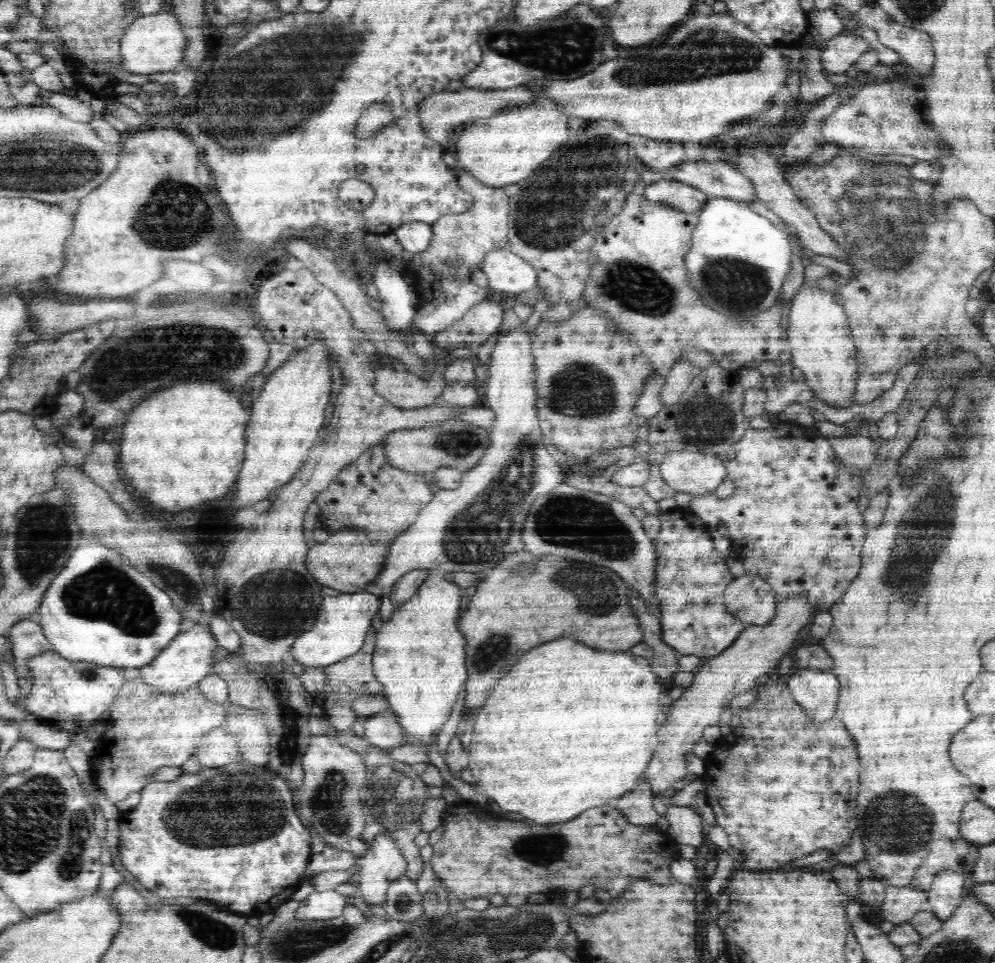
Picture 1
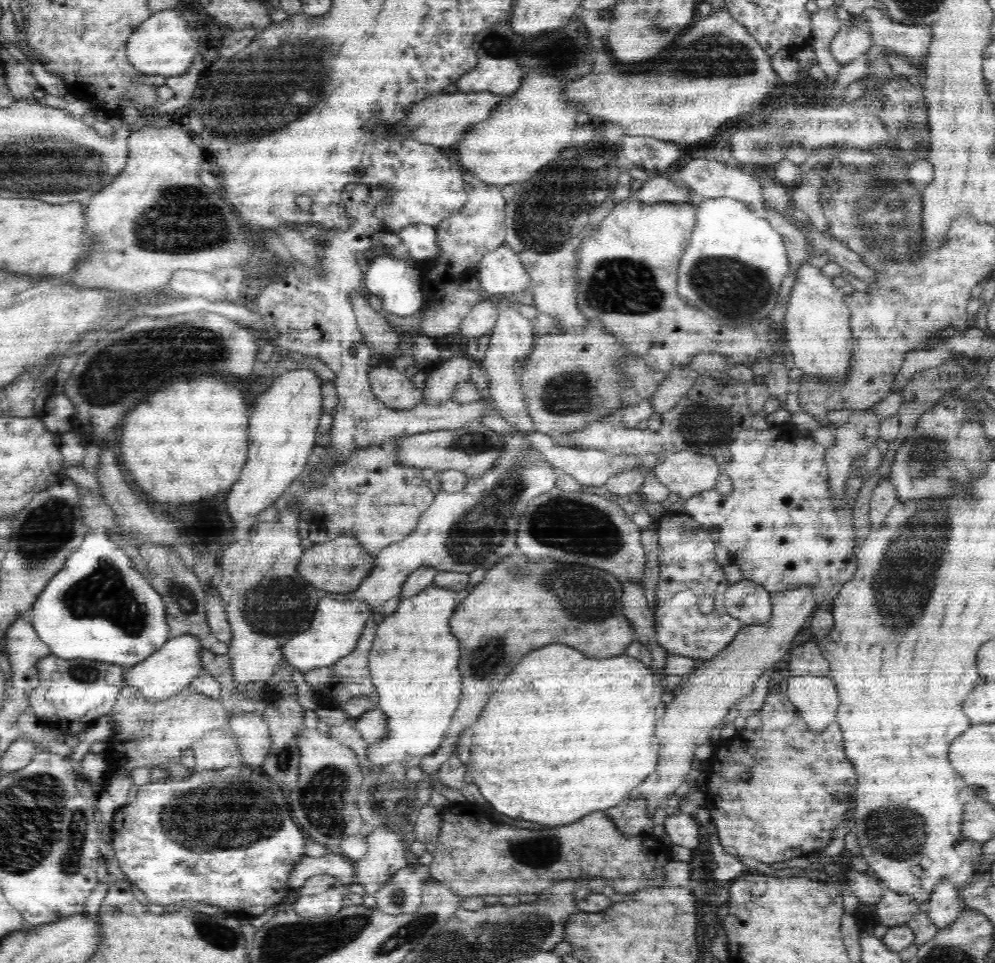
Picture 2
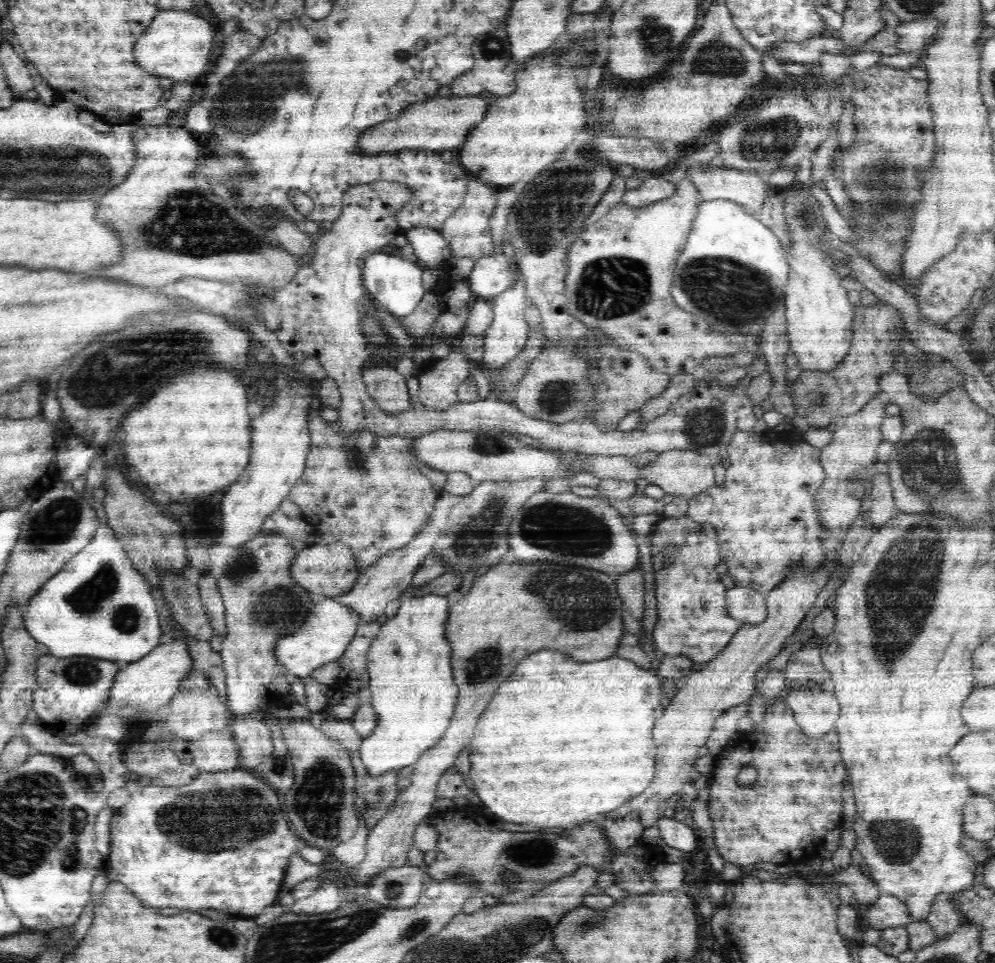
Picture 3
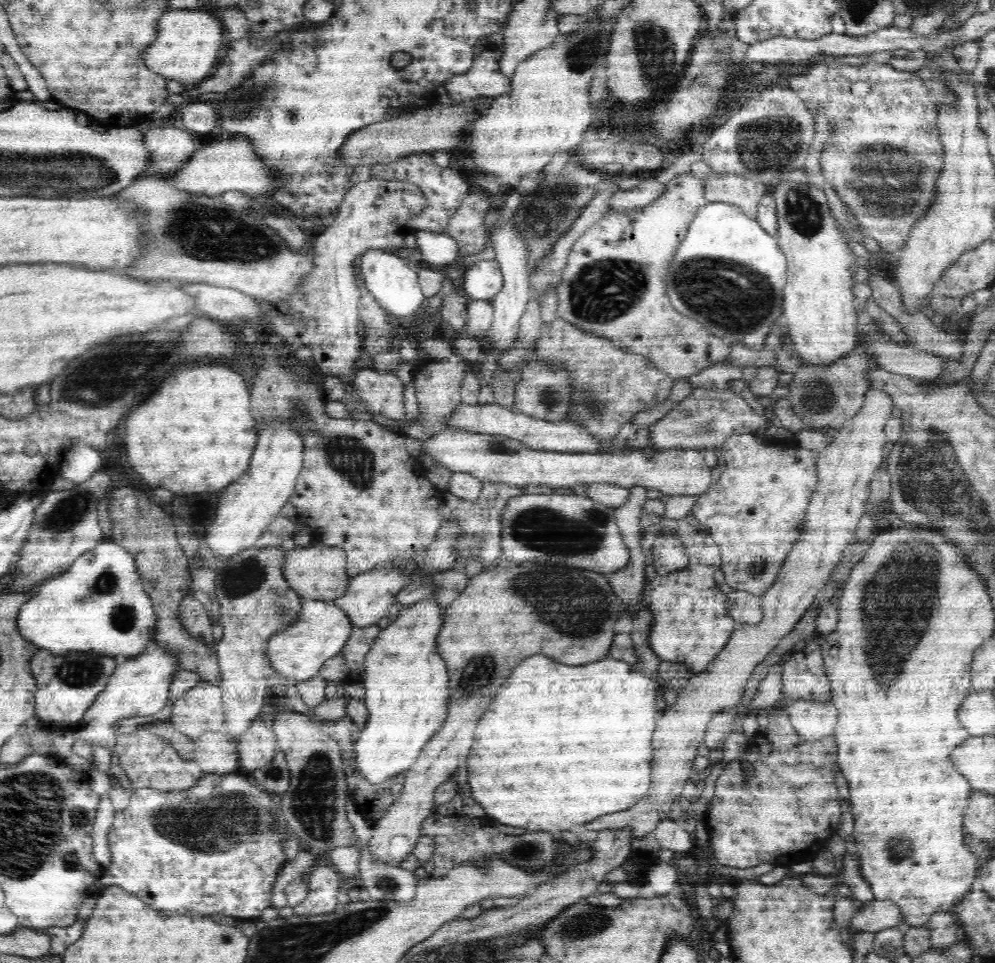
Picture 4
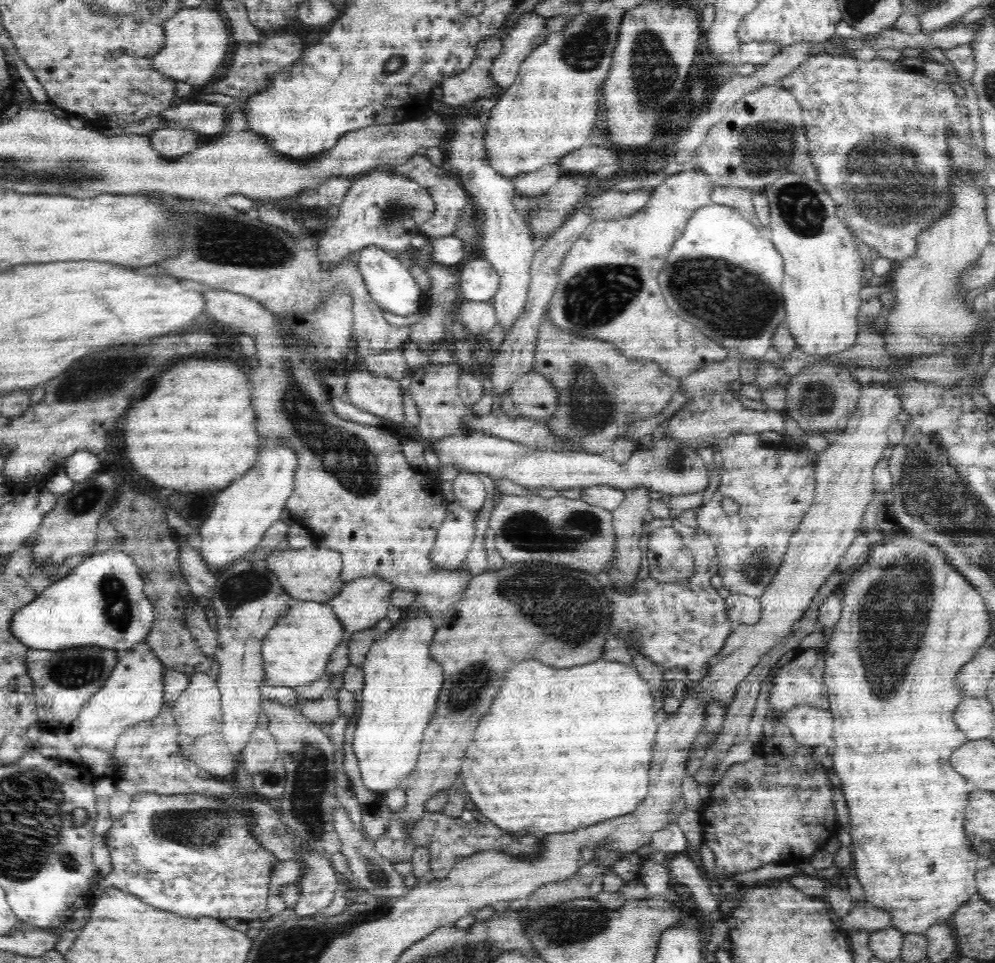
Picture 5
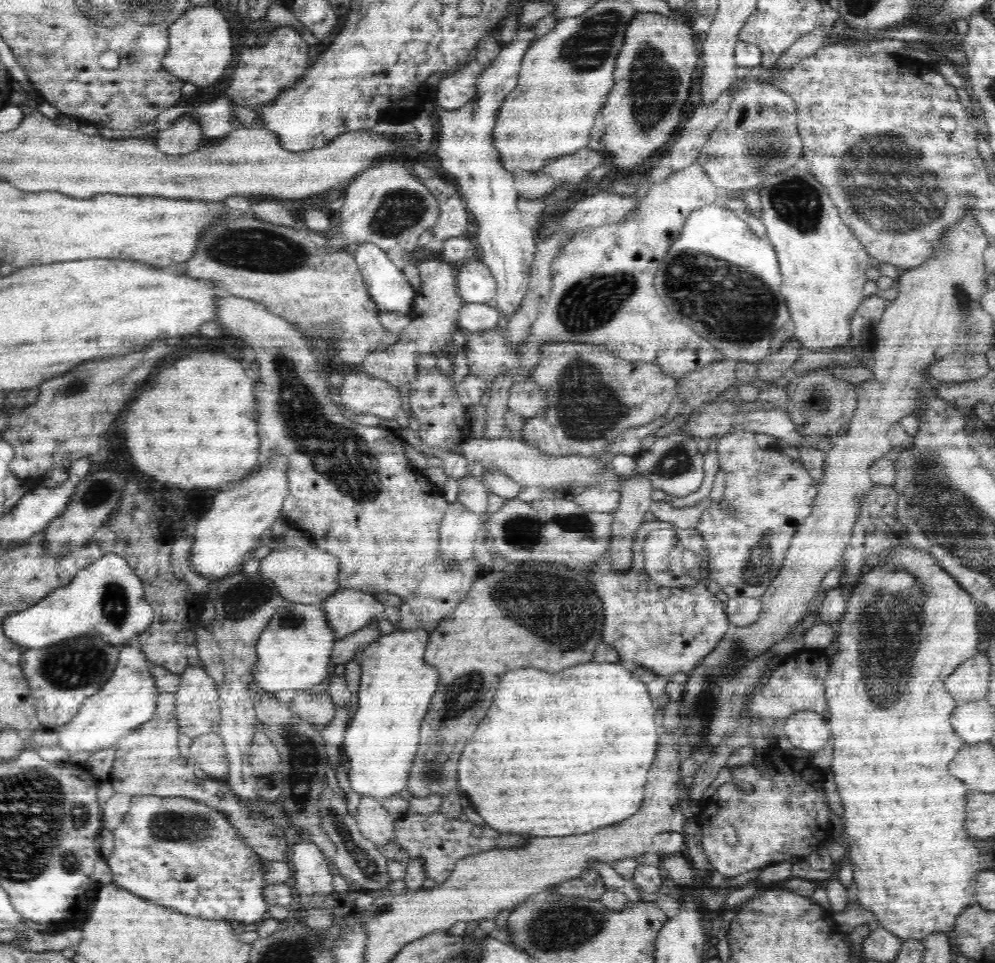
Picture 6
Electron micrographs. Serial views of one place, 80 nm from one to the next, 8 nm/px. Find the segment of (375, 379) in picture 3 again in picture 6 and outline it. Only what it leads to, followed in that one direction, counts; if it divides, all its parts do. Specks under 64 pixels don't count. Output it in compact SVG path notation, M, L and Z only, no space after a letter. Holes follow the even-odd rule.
M354 369L345 375L338 393L341 404L353 414L374 414L395 420L402 428L408 427L409 418L402 407L400 392L385 380Z

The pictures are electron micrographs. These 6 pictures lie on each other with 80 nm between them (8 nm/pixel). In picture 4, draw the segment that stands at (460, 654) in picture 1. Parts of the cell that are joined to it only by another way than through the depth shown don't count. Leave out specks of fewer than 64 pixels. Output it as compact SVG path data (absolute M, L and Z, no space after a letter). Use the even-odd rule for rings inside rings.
M420 601L402 607L395 621L381 629L365 656L362 681L365 688L364 704L369 712L363 729L358 730L358 740L353 746L358 771L372 784L382 784L390 779L401 779L414 766L420 751L432 740L434 733L446 720L448 702L448 670L437 653L436 639L442 628L440 613L443 609L434 601Z

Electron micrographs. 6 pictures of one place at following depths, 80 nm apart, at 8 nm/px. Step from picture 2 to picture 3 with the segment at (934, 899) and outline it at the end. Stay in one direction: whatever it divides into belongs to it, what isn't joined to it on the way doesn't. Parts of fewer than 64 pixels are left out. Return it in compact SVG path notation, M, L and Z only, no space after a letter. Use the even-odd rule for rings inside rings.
M938 894L926 921L932 927L936 939L946 939L960 924L964 916L956 908L956 901L949 894Z

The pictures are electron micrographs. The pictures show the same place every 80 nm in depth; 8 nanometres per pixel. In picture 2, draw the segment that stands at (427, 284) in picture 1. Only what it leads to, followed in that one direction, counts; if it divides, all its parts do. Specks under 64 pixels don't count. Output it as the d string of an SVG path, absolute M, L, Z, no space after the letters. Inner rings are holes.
M468 171L464 173L464 184L468 195L466 204L435 227L441 251L439 258L420 264L425 298L420 333L433 338L458 332L471 308L486 297L480 288L462 289L462 283L469 276L469 268L477 267L488 252L505 244L507 204L502 197L502 187L488 186Z

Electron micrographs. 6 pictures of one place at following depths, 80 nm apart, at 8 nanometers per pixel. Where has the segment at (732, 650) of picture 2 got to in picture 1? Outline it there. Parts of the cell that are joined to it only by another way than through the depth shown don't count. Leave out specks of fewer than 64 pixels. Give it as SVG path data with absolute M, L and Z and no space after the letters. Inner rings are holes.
M806 596L779 599L776 604L775 615L768 624L746 625L746 628L726 650L723 650L718 656L706 659L705 663L693 673L691 685L686 687L683 695L671 704L666 720L658 729L659 748L656 750L656 756L652 758L652 762L649 764L648 772L644 774L644 780L647 780L648 784L650 784L654 797L658 796L658 794L667 795L667 790L679 787L680 782L687 774L686 760L684 758L686 758L686 754L692 753L694 746L703 739L702 732L704 732L704 728L718 725L720 714L734 700L734 696L752 690L763 677L767 676L767 673L772 668L775 668L780 663L782 658L790 654L800 630L810 622L812 608L812 604Z

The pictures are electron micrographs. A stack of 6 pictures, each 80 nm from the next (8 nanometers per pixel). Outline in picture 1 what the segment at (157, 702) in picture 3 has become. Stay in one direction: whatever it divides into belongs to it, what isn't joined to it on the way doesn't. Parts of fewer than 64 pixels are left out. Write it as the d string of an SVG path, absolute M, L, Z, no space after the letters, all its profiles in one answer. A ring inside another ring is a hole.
M196 624L187 632L178 633L175 640L161 650L156 658L139 669L139 678L148 686L153 686L162 694L180 692L197 682L206 675L211 674L216 659L217 642L210 632L208 625Z

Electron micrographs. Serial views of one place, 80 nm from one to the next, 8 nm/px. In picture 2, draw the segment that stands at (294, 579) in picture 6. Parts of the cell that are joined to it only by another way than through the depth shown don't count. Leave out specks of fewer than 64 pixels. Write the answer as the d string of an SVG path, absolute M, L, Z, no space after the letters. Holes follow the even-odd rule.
M340 535L326 543L316 543L305 548L298 561L297 571L310 586L326 592L349 593L356 590L374 566L373 556L363 550L352 536Z

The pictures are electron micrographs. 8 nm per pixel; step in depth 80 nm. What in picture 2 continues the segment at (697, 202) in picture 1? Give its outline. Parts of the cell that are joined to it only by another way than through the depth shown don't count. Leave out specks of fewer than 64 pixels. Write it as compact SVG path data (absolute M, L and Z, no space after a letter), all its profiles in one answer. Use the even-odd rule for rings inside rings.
M652 176L652 180L644 181L642 186L635 193L630 194L633 200L646 202L646 204L673 202L673 203L692 203L690 200L690 190L677 186L667 177Z

